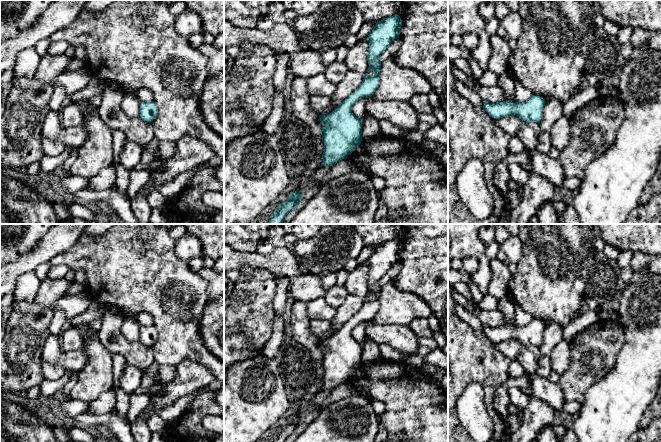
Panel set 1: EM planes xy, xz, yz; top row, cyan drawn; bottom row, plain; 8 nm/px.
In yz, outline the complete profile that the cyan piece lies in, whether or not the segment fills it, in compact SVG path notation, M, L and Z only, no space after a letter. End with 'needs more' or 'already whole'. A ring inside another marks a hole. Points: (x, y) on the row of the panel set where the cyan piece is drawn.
M532 95L526 102L509 102L503 101L490 103L483 101L483 109L494 119L516 115L522 121L539 123L543 117L543 108L545 99L540 96Z | already whole

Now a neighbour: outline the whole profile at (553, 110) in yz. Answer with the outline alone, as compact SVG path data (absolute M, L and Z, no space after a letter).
M551 98L545 103L543 117L538 123L541 132L550 132L553 125L563 116L563 102L558 98Z

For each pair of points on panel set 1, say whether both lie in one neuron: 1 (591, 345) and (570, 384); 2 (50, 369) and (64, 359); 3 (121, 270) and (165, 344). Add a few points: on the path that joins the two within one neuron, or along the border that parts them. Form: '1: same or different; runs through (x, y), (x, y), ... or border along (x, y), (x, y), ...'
1: same; runs through (587, 355), (581, 362), (580, 374)
2: different; border along (42, 361), (60, 364), (66, 370)
3: same; runs through (137, 288), (161, 312), (165, 318), (165, 326)

